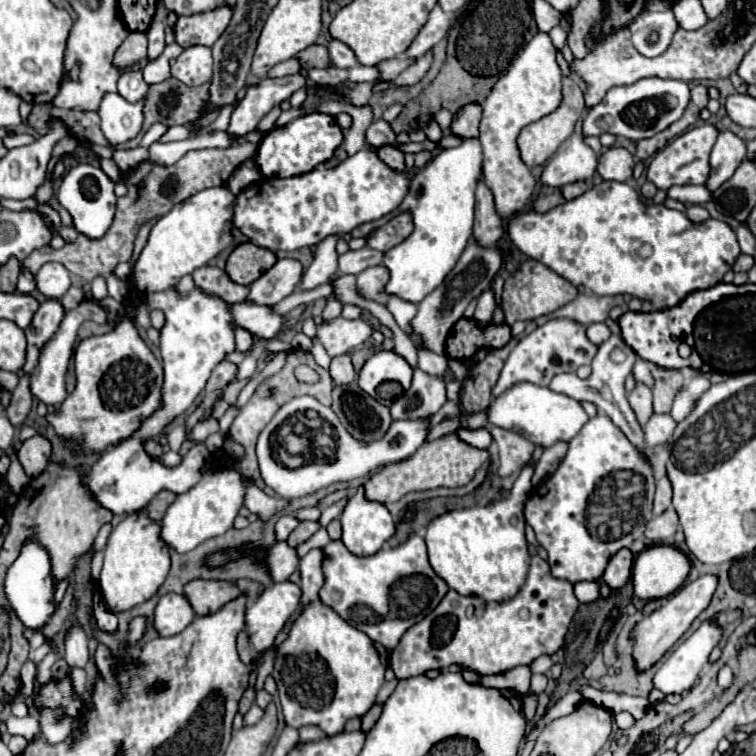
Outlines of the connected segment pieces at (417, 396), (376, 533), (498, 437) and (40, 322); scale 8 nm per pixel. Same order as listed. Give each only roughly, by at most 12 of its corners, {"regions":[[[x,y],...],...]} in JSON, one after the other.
{"regions":[[[414,368],[412,386],[394,400],[394,420],[436,414],[446,398],[446,384],[456,380],[430,376]],[[358,488],[340,516],[342,542],[376,554],[394,534],[388,508]],[[488,426],[500,448],[500,476],[518,472],[534,444],[522,434]],[[46,300],[26,328],[28,358],[34,370],[42,342],[58,330],[66,310],[60,300]]]}

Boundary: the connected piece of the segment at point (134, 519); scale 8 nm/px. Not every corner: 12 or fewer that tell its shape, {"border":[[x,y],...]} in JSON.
{"border":[[140,512],[110,534],[100,572],[108,612],[150,600],[170,570]]}

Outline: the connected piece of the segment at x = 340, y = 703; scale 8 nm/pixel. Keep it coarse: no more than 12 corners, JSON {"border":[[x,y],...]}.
{"border":[[322,550],[272,678],[286,726],[328,736],[384,684],[374,642],[326,606]]}

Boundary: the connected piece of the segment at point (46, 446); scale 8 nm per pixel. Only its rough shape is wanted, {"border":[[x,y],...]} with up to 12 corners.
{"border":[[44,436],[28,438],[18,460],[30,478],[38,478],[50,460]]}

